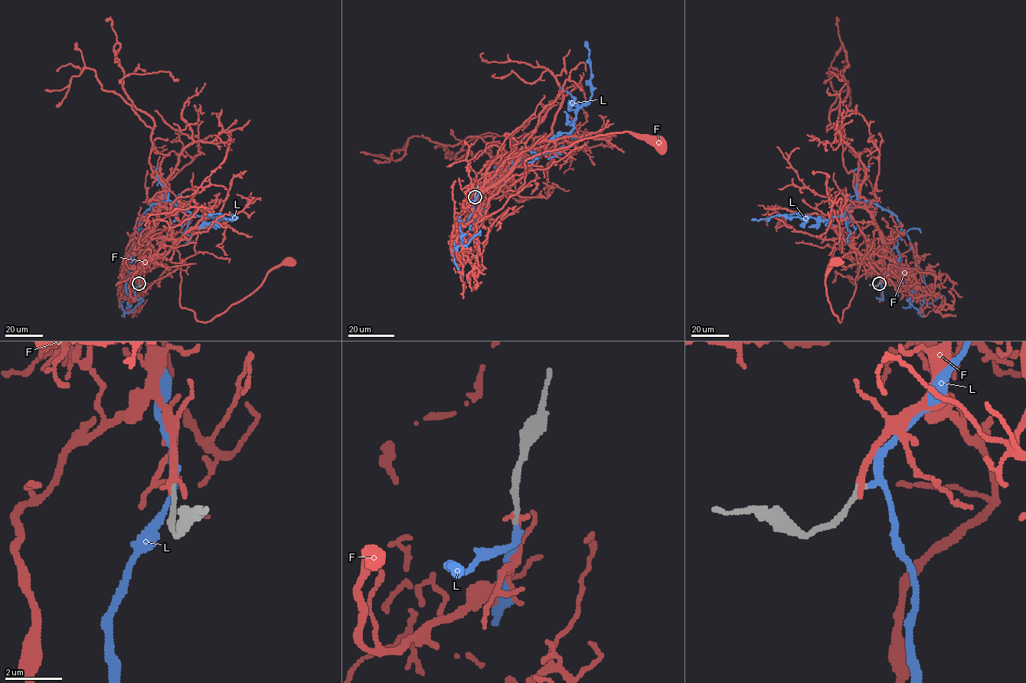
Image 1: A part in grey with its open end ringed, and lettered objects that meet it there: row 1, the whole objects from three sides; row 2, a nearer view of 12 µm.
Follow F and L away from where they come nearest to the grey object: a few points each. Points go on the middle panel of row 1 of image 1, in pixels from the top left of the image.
F: (475, 197), (473, 205), (518, 190), (527, 158), (588, 138), (629, 131), (656, 135), (660, 143)
L: (475, 197), (473, 224), (508, 172), (577, 138), (570, 133), (576, 112), (591, 95), (585, 41)

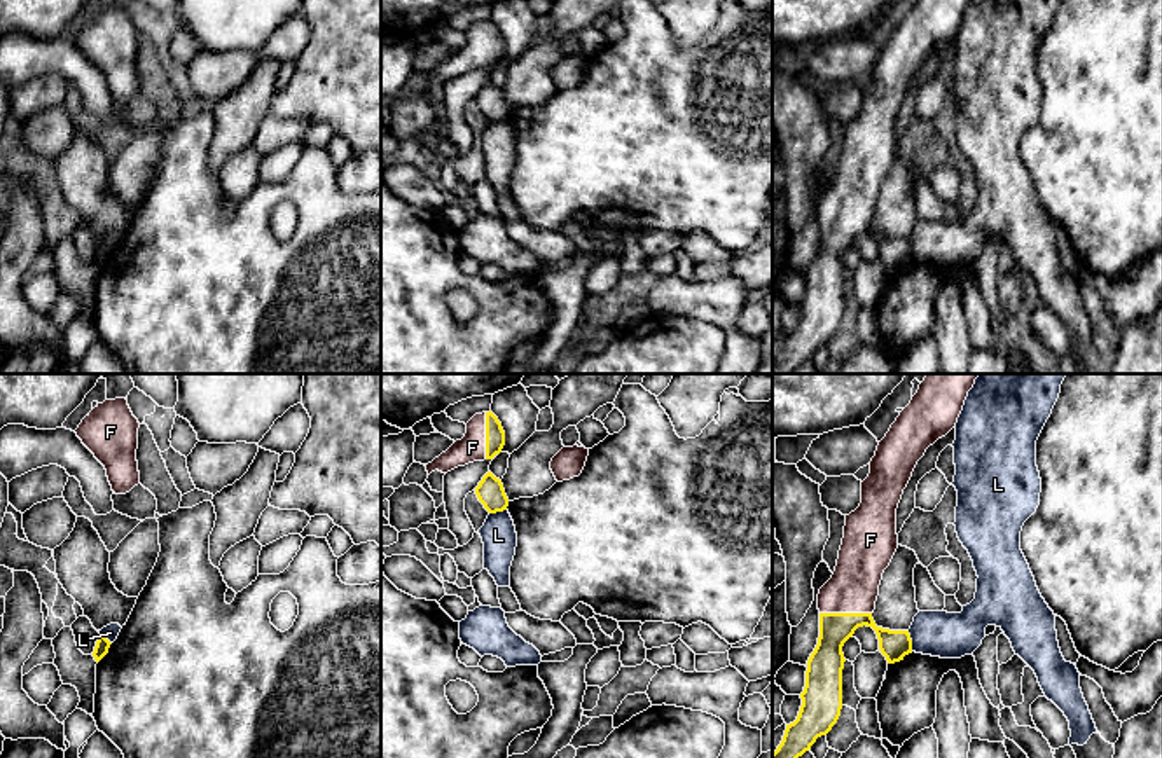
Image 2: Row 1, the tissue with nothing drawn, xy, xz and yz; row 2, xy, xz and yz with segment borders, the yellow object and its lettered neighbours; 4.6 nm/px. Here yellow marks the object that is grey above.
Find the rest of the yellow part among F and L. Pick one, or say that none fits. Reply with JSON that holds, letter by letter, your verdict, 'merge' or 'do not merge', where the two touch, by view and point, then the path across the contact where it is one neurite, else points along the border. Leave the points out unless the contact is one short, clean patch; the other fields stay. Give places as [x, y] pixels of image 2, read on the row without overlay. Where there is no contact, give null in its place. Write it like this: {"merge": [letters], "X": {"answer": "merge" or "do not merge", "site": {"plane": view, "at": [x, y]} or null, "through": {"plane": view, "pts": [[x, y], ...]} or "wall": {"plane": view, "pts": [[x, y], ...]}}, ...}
{"merge": ["F"], "F": {"answer": "merge", "site": {"plane": "yz", "at": [846, 222]}}, "L": {"answer": "do not merge", "site": {"plane": "yz", "at": [911, 250]}, "wall": {"plane": "yz", "pts": [[907, 240], [912, 259]]}}}

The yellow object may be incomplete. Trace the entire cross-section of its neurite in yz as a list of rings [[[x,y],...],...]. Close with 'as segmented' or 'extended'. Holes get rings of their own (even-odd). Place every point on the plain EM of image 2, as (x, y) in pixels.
[[[917,0],[879,51],[875,65],[870,70],[870,82],[861,91],[861,112],[854,121],[846,124],[835,180],[818,203],[820,246],[807,269],[806,295],[800,302],[802,314],[797,328],[786,334],[783,349],[772,362],[772,374],[792,374],[811,358],[818,346],[827,344],[837,332],[842,318],[842,278],[846,271],[842,255],[853,246],[858,236],[867,234],[875,239],[879,258],[888,272],[900,271],[905,264],[912,262],[909,239],[877,236],[872,222],[882,182],[898,157],[896,117],[903,98],[926,58],[956,37],[966,5],[968,0]]] | extended

